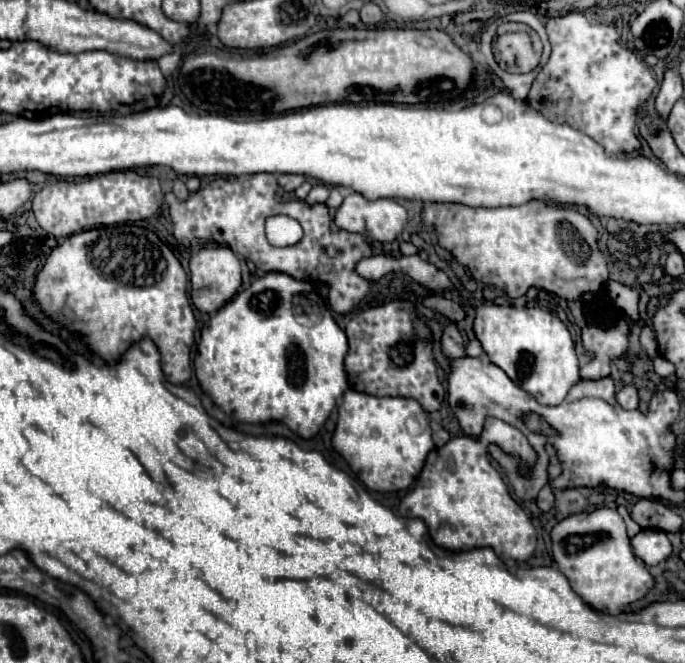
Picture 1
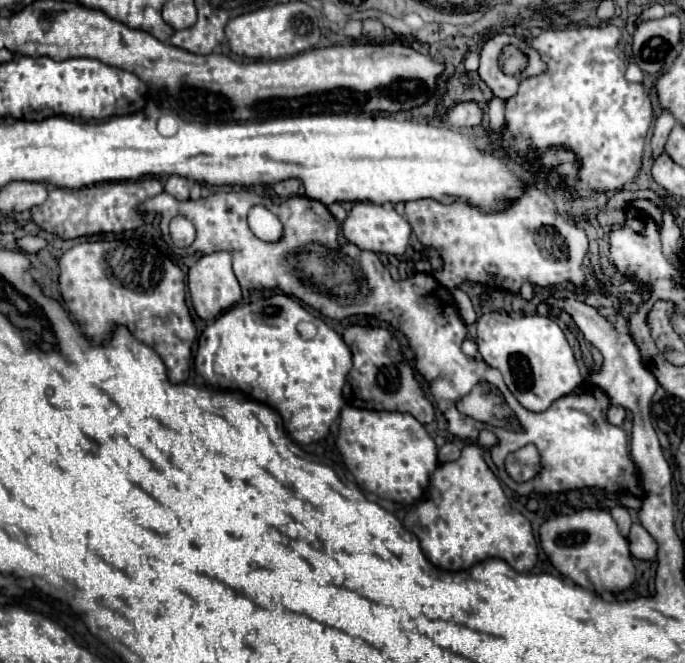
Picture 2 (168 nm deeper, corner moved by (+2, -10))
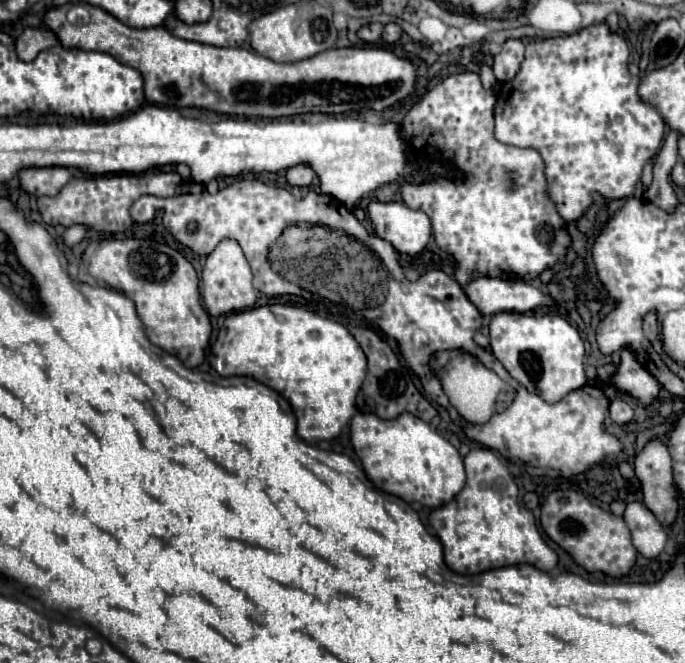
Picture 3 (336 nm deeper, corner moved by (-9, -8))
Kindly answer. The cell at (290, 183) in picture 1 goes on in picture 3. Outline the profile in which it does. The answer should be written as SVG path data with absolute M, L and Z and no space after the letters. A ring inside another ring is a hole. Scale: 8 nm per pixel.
M298 164L298 166L294 166L294 168L290 168L286 172L286 178L288 178L290 186L304 188L304 186L310 186L310 182L314 178L314 170L310 166L306 166L306 164Z

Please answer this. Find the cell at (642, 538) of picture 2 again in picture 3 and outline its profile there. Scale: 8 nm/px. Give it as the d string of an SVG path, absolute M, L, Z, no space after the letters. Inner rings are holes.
M630 502L624 512L624 520L632 532L632 544L644 558L656 558L666 544L666 532L654 514L638 502Z

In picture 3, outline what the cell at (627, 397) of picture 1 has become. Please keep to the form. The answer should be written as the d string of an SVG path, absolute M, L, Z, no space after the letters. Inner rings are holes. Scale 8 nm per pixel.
M616 398L616 400L610 404L610 418L612 418L614 422L628 424L628 422L632 420L632 408L630 408L624 400Z

